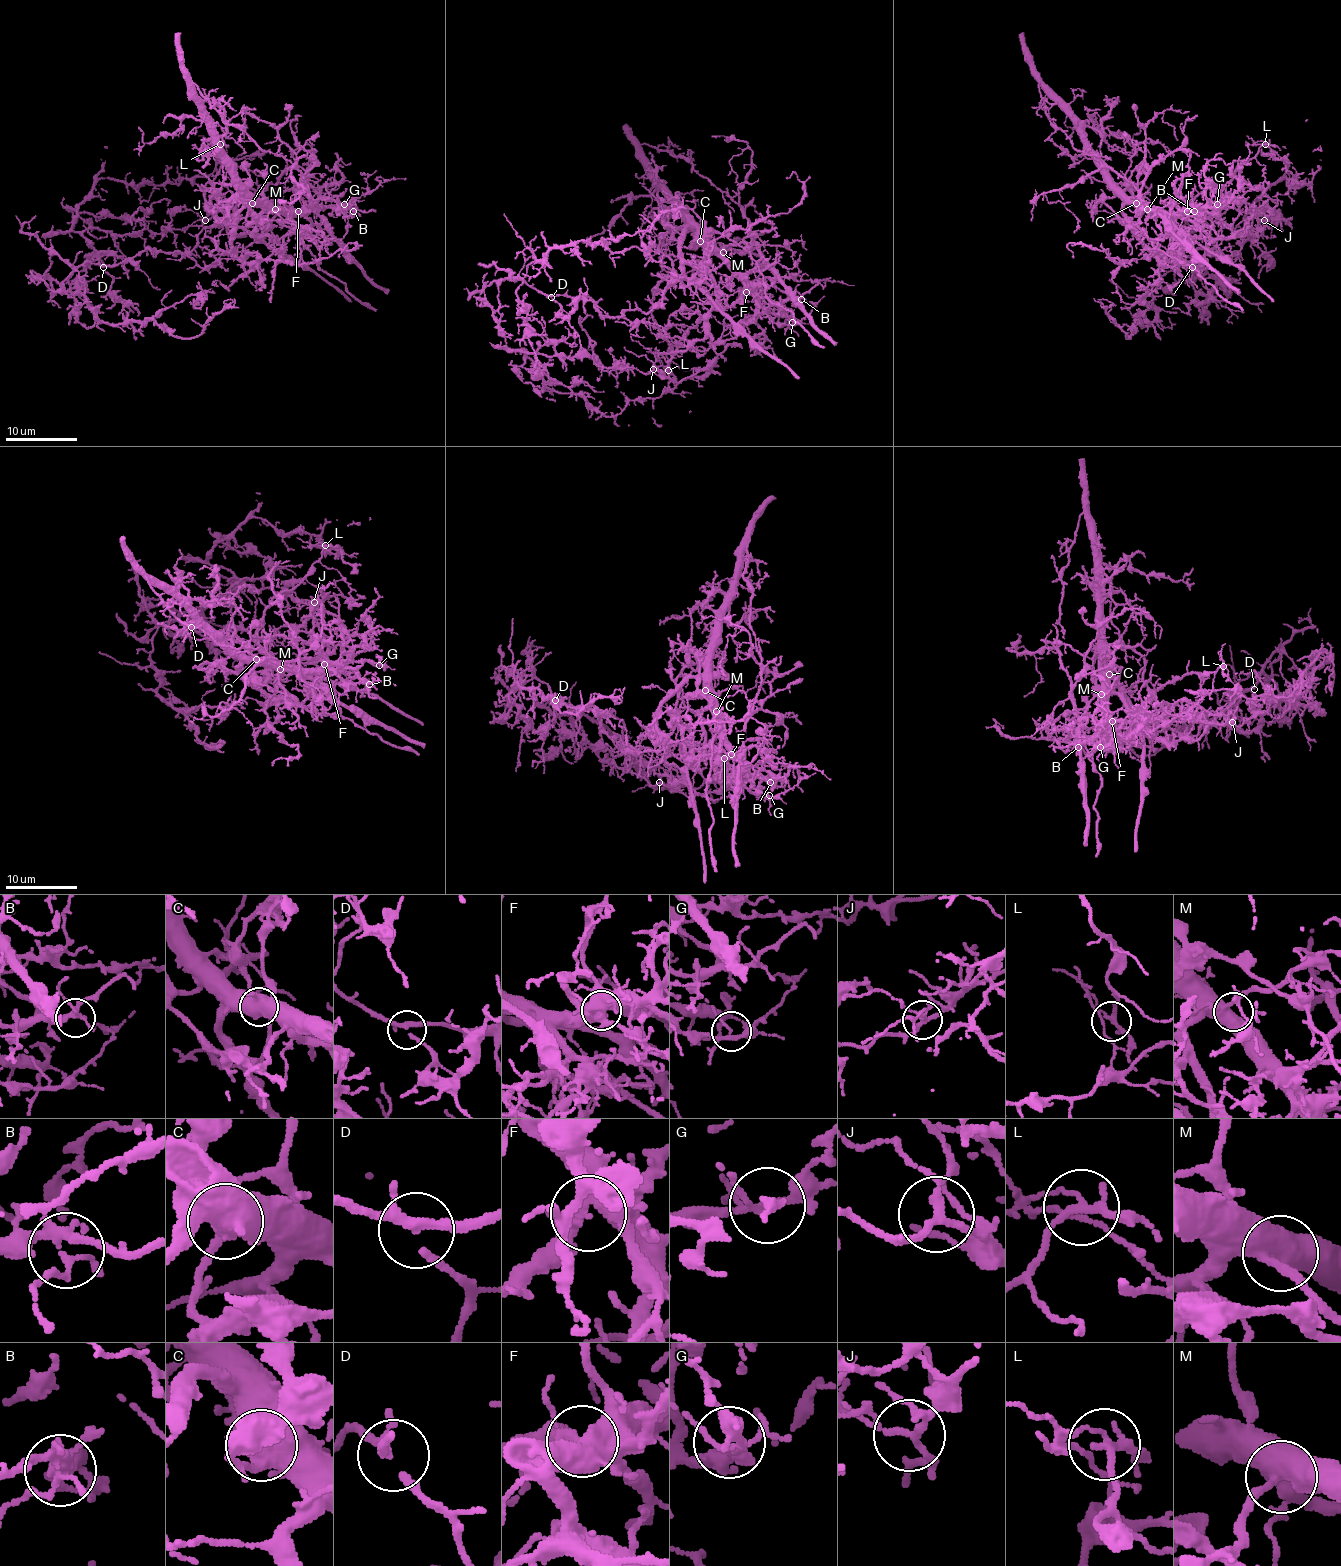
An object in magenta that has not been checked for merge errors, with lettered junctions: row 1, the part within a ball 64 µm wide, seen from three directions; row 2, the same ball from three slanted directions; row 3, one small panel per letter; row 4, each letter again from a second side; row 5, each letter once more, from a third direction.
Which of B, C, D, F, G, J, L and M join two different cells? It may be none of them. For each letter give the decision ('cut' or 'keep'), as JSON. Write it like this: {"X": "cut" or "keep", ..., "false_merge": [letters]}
{"B": "keep", "C": "cut", "D": "keep", "F": "keep", "G": "keep", "J": "keep", "L": "cut", "M": "keep", "false_merge": ["C", "L"]}

